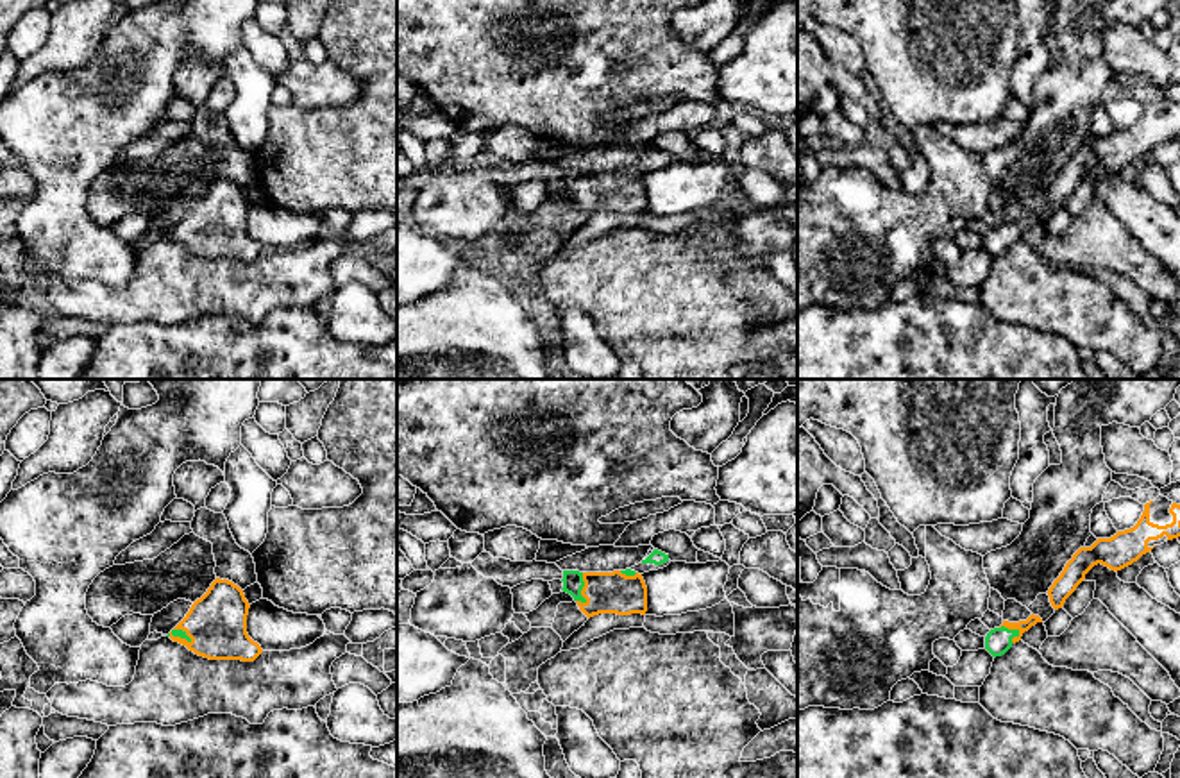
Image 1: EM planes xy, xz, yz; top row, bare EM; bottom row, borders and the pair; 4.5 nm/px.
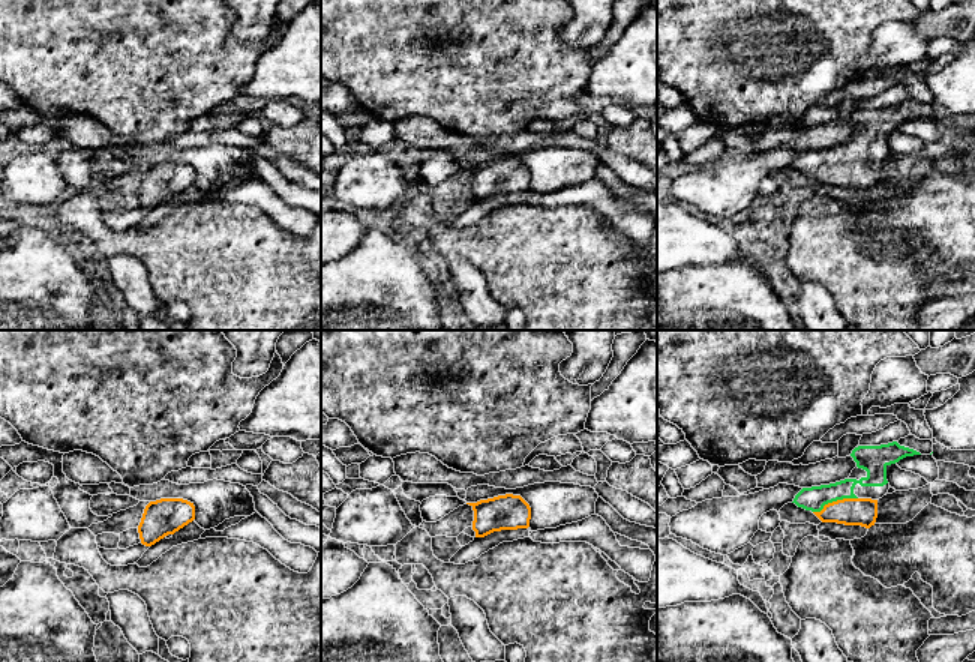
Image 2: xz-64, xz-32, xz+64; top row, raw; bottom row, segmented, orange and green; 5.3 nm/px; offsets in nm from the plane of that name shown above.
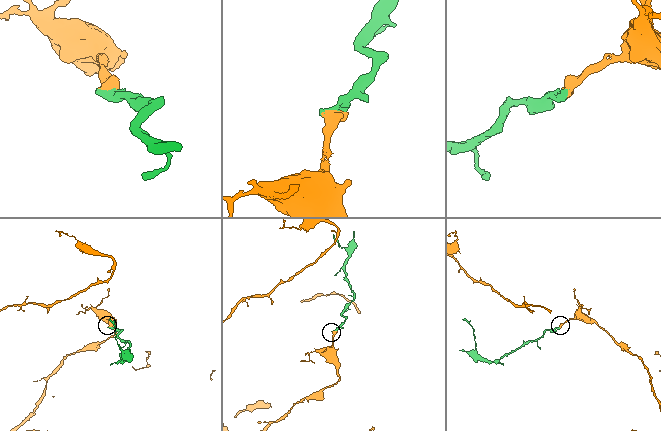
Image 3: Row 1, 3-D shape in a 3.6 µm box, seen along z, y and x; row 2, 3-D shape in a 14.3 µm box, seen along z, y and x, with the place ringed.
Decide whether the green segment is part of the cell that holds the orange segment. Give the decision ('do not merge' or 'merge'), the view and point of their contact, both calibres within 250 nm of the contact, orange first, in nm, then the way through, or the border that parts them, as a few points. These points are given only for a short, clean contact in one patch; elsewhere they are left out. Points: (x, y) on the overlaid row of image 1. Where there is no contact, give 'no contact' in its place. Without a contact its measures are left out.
merge | xz (583, 589) | 190/100 nm | across xz (606, 592), (583, 589), (573, 580)

